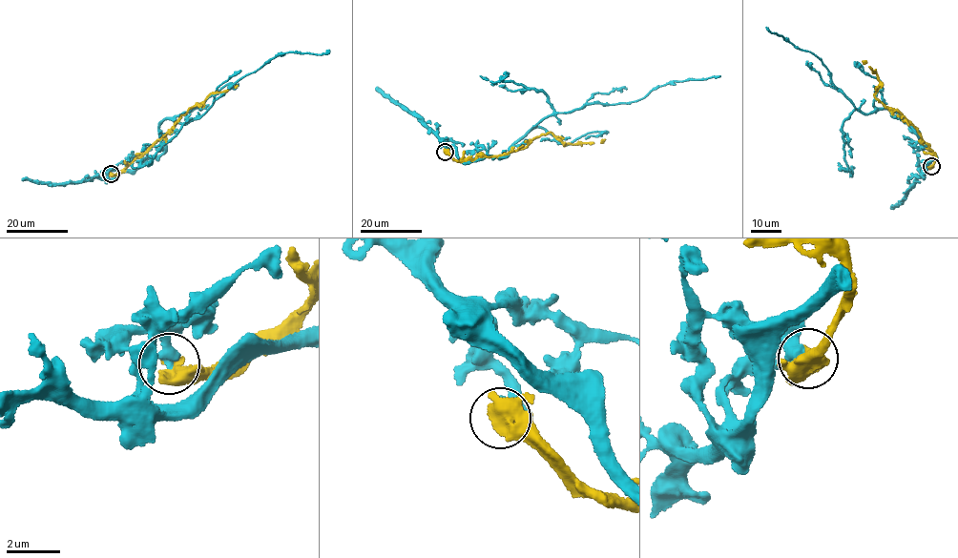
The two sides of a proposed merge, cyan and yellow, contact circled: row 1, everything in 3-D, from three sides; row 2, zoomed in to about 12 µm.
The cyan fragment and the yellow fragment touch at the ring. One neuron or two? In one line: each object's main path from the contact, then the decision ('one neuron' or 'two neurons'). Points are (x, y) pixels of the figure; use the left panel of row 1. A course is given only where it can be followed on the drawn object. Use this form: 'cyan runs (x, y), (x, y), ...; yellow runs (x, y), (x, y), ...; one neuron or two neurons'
cyan runs (111, 174), (158, 156), (164, 119), (200, 117), (272, 58), (329, 50); yellow runs (111, 174), (114, 175), (138, 154), (143, 154), (172, 129), (182, 115), (211, 93), (238, 85); two neurons

